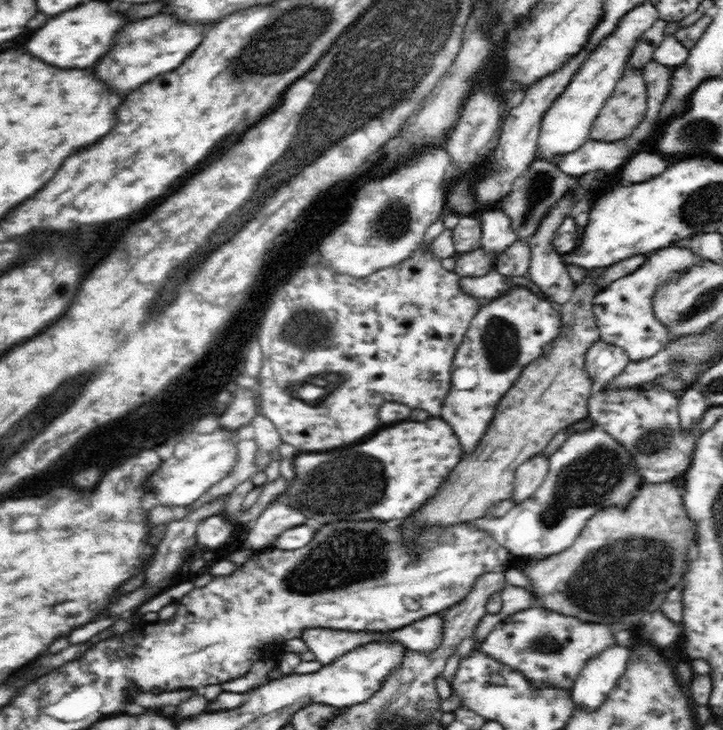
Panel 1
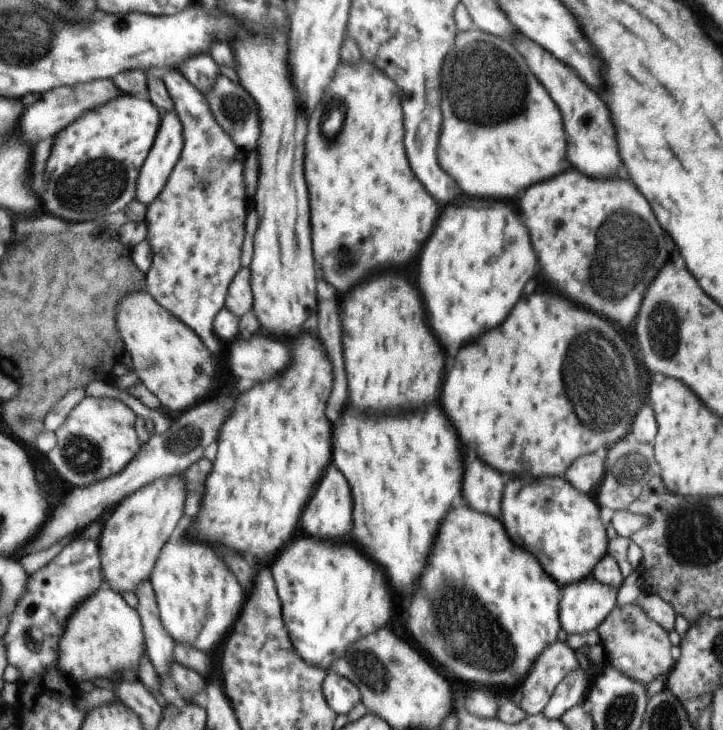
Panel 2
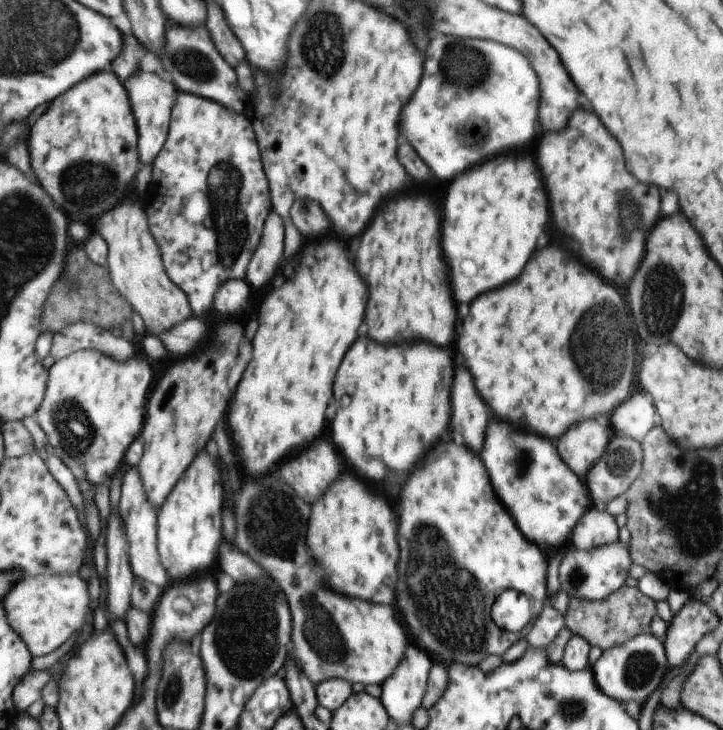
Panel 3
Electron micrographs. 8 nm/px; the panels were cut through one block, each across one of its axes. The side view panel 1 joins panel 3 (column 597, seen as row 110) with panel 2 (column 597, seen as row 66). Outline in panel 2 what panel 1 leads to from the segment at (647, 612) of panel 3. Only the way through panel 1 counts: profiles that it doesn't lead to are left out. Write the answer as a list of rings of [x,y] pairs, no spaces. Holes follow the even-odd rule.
[[[637,603],[616,606],[596,629],[608,664],[620,669],[631,679],[647,686],[654,677],[668,674],[672,670],[675,655],[671,652],[673,644],[670,642],[669,632],[650,618]]]

